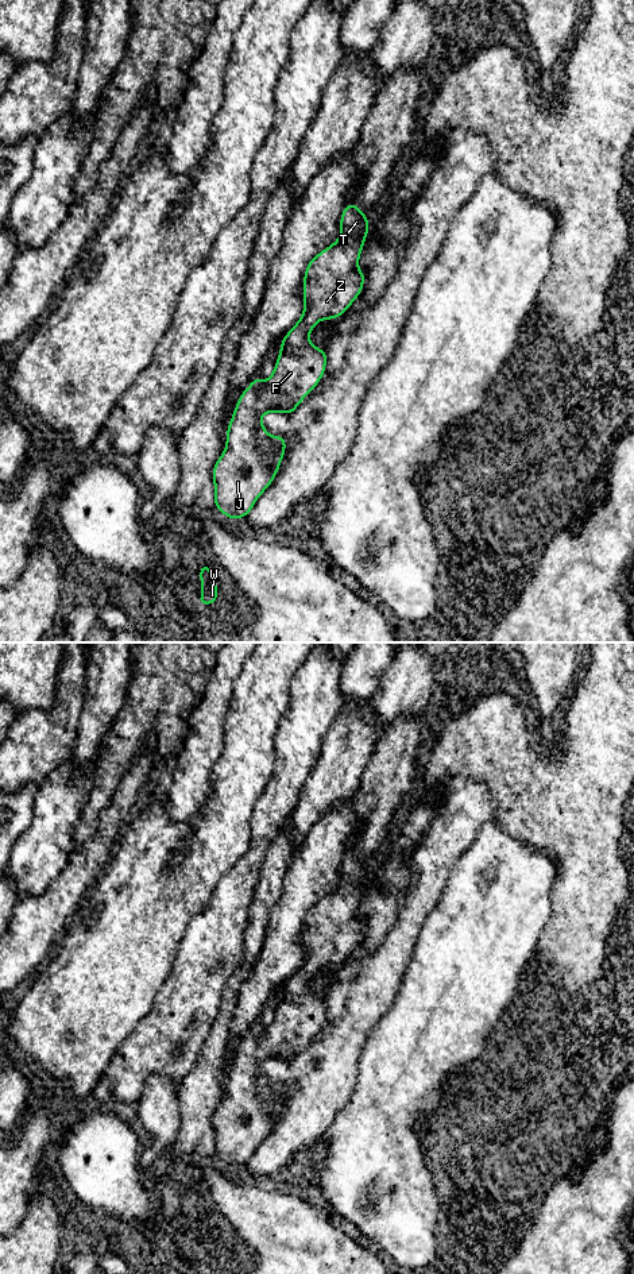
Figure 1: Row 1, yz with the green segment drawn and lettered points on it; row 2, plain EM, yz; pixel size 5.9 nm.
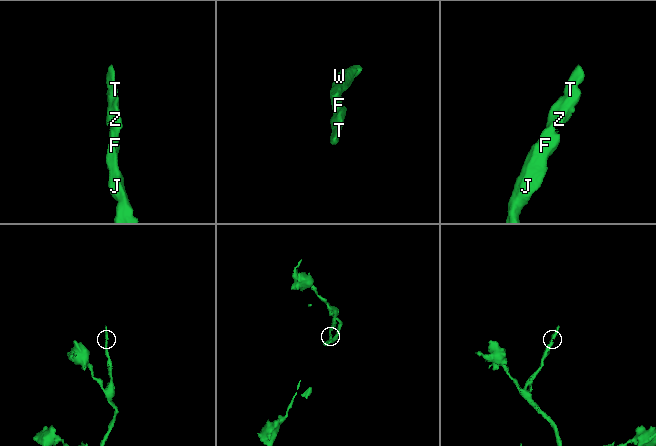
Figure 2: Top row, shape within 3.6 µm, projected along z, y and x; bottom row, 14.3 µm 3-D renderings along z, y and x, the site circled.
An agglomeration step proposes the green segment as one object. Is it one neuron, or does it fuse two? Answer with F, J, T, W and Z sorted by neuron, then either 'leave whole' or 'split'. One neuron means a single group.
F J T W Z | leave whole

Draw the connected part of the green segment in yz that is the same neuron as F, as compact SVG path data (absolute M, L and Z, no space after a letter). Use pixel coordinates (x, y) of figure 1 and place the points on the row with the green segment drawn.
M356 202L344 206L341 233L336 243L320 251L306 266L304 279L305 310L301 320L282 339L281 355L268 381L256 377L241 393L227 431L225 452L213 467L214 506L228 518L243 518L259 495L271 484L285 456L286 439L270 436L259 418L268 412L291 414L298 404L316 387L325 372L326 350L317 350L308 335L318 320L343 316L363 292L366 273L357 270L359 255L370 231L368 215L362 215Z

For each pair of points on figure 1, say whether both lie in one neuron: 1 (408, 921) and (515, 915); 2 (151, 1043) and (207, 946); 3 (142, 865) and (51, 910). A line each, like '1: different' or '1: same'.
1: different
2: same
3: different

